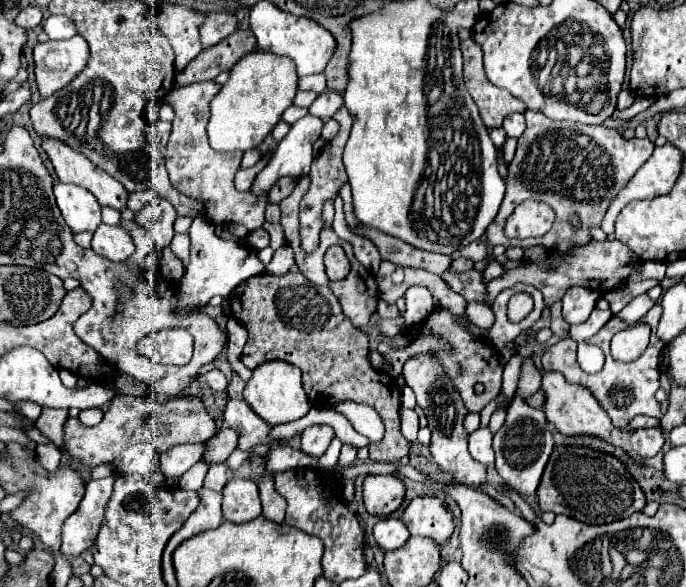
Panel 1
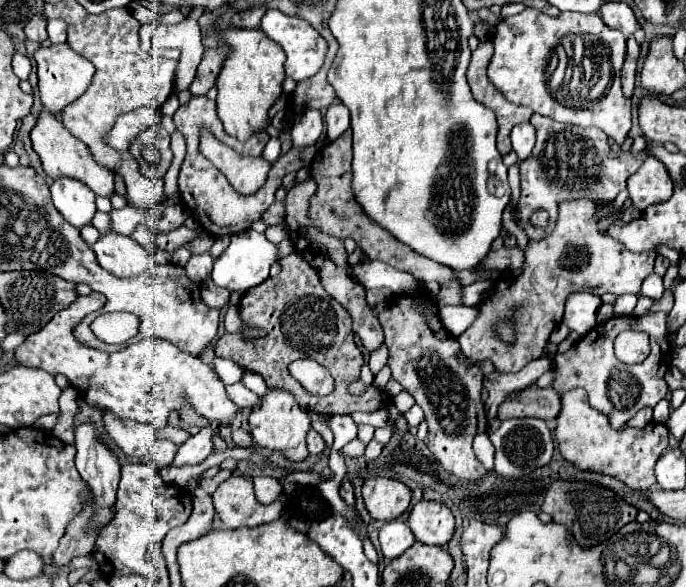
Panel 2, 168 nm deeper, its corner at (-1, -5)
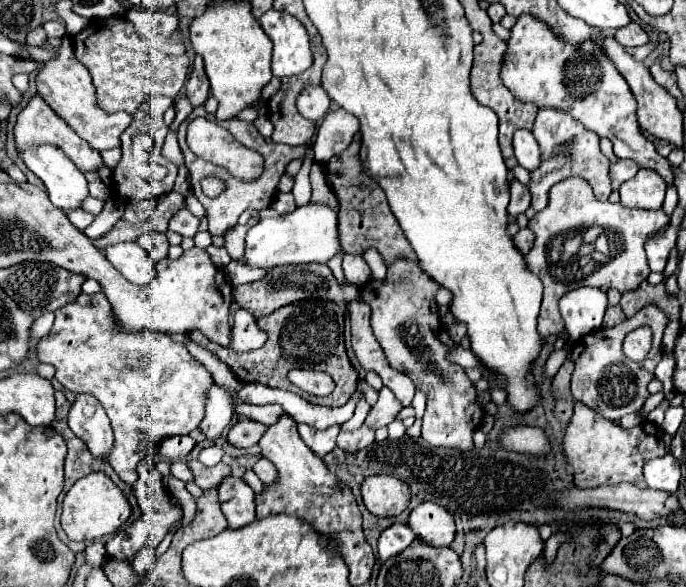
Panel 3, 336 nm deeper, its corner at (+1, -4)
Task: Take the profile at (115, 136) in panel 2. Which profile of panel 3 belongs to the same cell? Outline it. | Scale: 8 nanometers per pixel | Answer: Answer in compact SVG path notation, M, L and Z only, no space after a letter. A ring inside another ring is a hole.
M69 36L63 38L63 44L55 50L55 58L47 60L41 66L41 70L37 72L37 92L55 110L57 116L61 116L83 140L89 142L91 148L95 148L99 152L109 150L109 148L119 148L121 146L119 136L133 120L133 114L129 114L129 112L105 114L105 112L97 110L91 74L81 62L77 62Z

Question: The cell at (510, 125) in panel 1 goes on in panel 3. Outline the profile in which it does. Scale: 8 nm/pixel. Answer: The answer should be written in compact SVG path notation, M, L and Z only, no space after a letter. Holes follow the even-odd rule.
M521 128L513 134L513 150L515 150L519 164L525 170L531 172L539 166L539 146L537 146L537 140L533 138L531 130Z

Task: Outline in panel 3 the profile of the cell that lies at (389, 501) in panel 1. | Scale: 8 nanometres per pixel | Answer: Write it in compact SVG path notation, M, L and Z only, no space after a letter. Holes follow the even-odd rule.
M393 476L365 478L361 494L367 510L373 516L399 516L409 506L409 486Z

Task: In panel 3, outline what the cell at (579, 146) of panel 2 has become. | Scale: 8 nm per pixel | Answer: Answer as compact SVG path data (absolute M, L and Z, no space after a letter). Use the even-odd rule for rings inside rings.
M539 110L535 124L533 124L533 136L537 138L541 146L541 166L531 172L529 192L531 192L531 208L535 212L541 212L547 202L547 192L553 184L569 178L569 176L581 176L585 178L591 188L595 190L595 196L599 200L607 200L613 192L611 186L611 172L609 172L609 160L599 150L599 136L569 118L561 110Z

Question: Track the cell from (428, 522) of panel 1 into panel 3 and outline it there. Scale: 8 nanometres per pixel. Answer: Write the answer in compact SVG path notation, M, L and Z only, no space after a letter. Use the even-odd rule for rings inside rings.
M423 502L409 514L411 530L415 536L431 546L449 546L455 538L453 516L433 502Z

